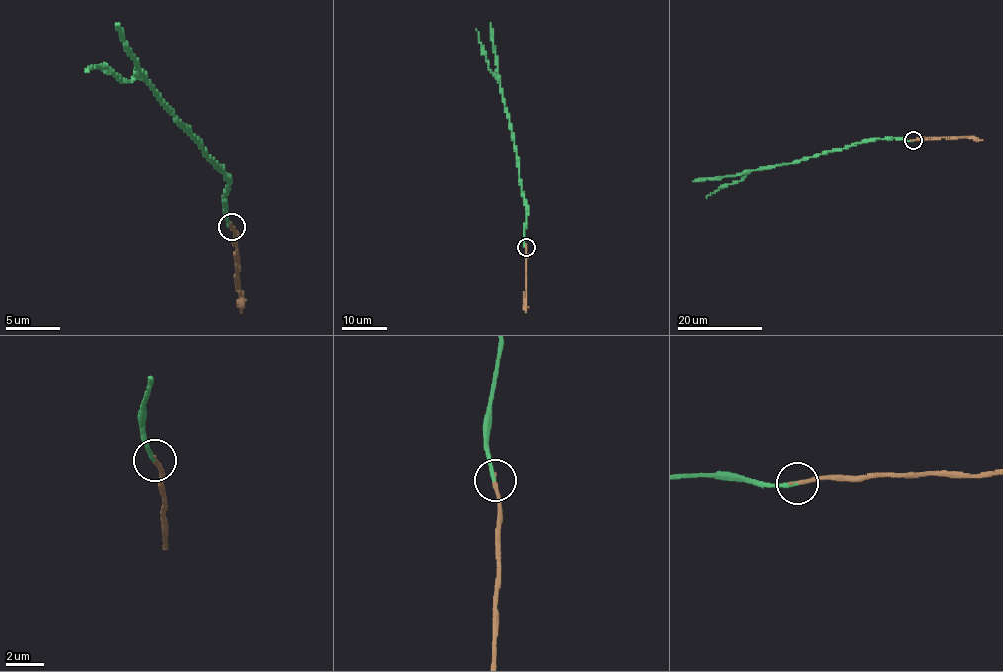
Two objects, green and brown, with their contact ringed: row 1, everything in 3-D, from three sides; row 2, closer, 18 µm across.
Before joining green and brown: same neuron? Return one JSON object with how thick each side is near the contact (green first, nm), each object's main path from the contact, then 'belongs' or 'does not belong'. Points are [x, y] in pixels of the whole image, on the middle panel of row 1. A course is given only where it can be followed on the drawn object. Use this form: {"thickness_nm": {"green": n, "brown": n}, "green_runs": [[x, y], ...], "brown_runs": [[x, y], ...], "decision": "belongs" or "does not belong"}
{"thickness_nm": {"green": 240, "brown": 220}, "green_runs": [[525, 247], [525, 200], [499, 84], [490, 23]], "brown_runs": [[525, 247], [525, 311]], "decision": "belongs"}

